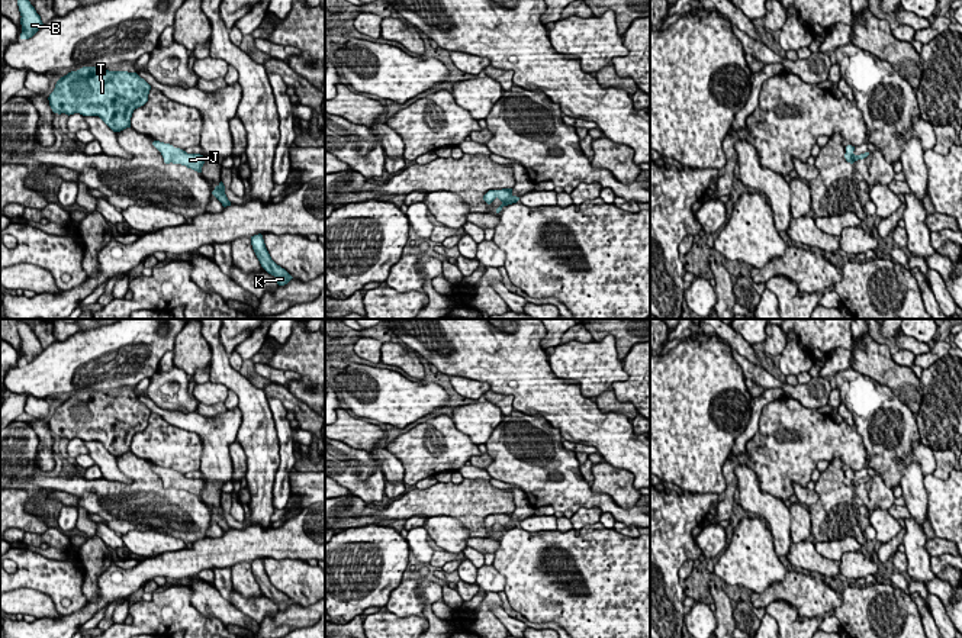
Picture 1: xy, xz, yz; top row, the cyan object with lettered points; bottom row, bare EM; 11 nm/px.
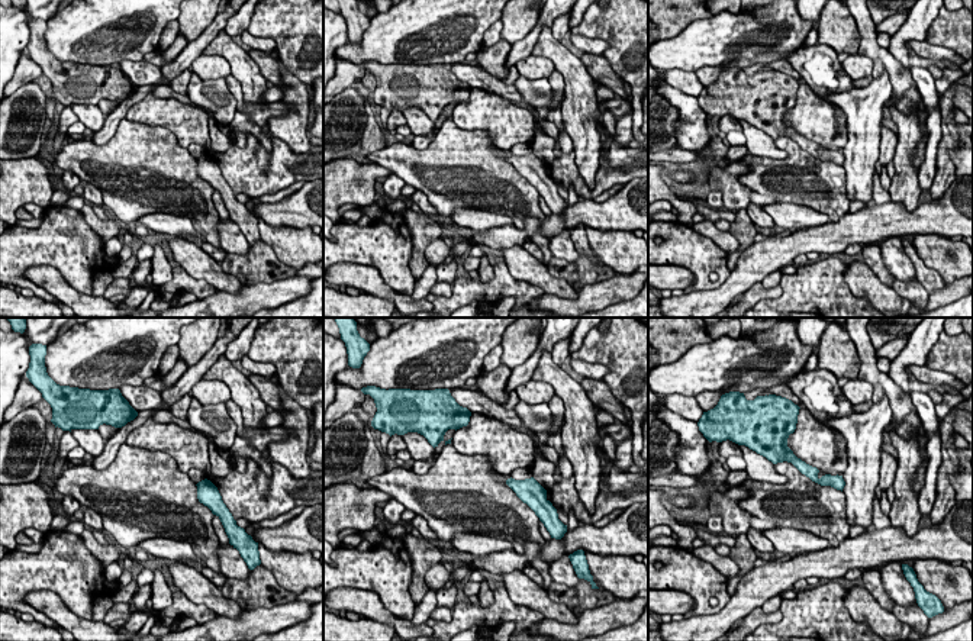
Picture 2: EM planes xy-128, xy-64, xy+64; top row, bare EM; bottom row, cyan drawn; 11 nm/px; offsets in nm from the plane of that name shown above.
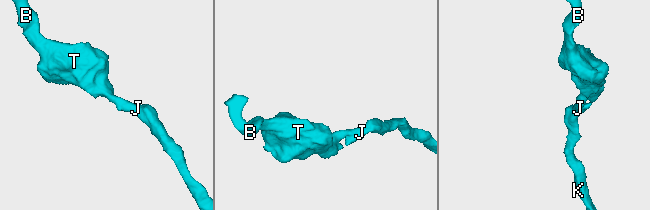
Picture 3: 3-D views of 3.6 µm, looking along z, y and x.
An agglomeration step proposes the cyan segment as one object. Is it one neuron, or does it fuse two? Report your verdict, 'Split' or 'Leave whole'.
Leave whole

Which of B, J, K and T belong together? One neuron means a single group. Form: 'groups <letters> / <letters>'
groups B J K T

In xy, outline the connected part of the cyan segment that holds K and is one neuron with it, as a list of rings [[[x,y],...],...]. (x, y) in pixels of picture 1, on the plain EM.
[[[261,558],[251,561],[251,570],[261,592],[268,599],[276,602],[279,610],[284,610],[293,603],[284,593],[281,593],[271,584]]]

